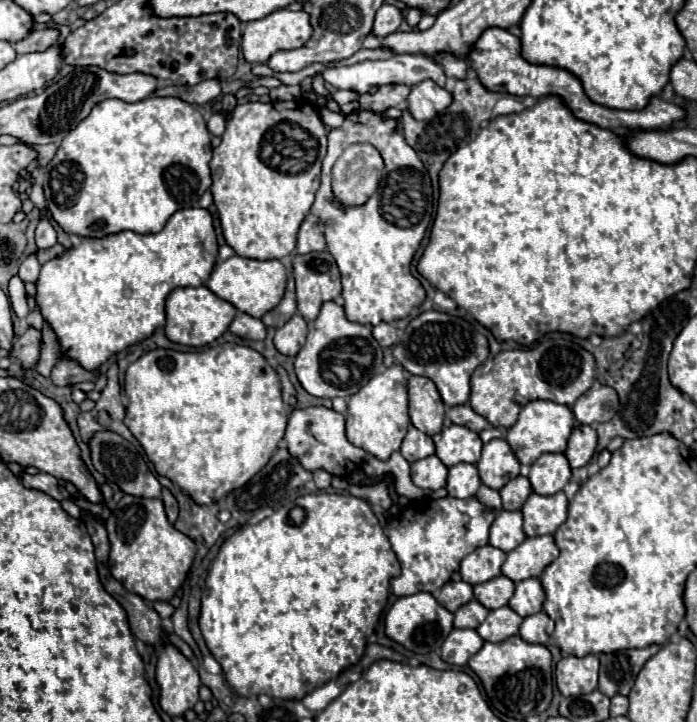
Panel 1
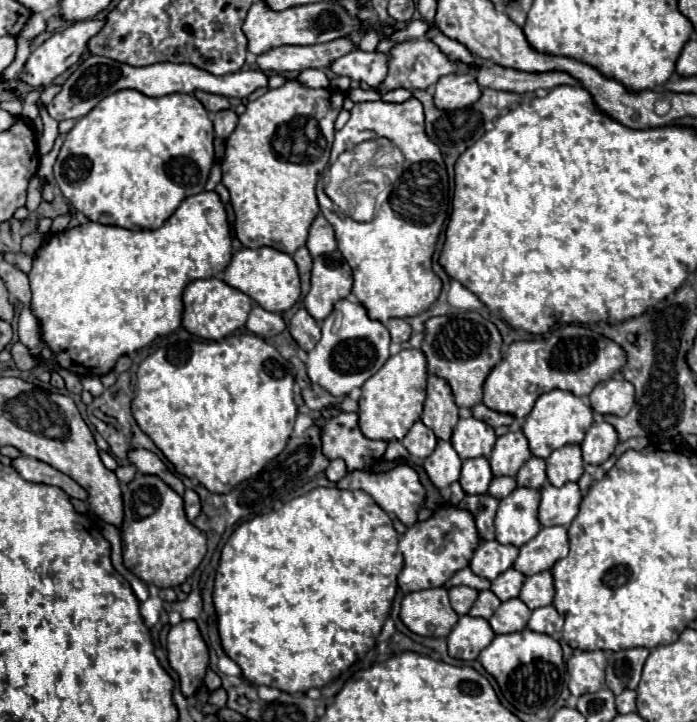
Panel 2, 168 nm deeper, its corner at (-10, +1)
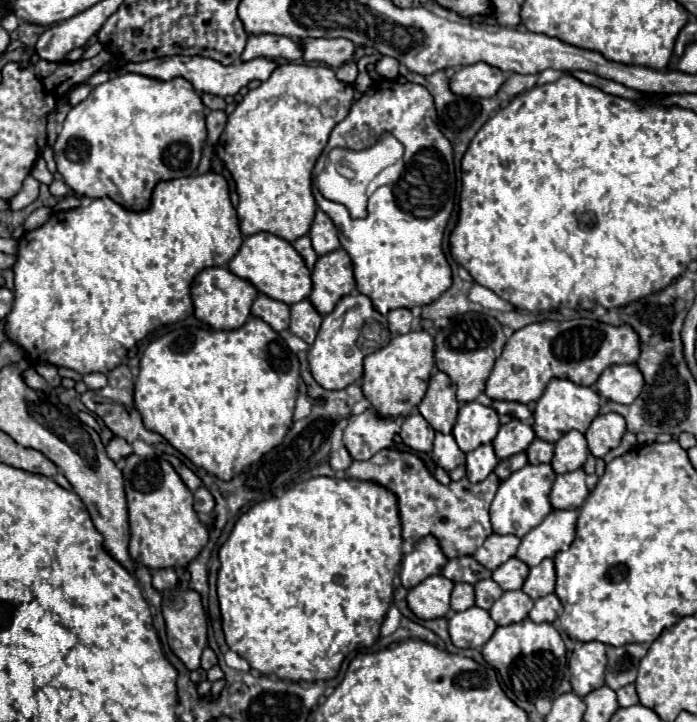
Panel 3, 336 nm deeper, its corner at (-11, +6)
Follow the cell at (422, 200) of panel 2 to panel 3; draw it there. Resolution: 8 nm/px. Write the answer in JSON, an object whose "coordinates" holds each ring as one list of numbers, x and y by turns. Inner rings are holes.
{"coordinates":[[378,80,374,82,368,92,362,94,362,98,350,108,350,114,332,130,330,140,328,140,328,150,332,148,346,148,346,150,364,150,376,144,382,132,390,132,396,140,402,142,404,146,404,174,398,178,396,184,378,188,368,202,368,216,364,220,354,220,348,214,348,208,326,200,318,190,314,190,316,204,320,210,324,210,332,222,338,228,340,234,340,246,350,254,352,264,354,264,354,278,356,278,356,288,360,294,368,296,374,304,374,308,380,314,388,314,390,310,396,308,416,308,416,306,426,306,440,298,450,284,452,284,452,272,450,266,442,254,442,236,444,228,448,224,448,218,454,210,456,204,456,186,452,178,452,146,450,142,442,136,442,132,436,126,436,110,434,110,434,100,430,92,424,86,406,82,400,84,396,80]]}

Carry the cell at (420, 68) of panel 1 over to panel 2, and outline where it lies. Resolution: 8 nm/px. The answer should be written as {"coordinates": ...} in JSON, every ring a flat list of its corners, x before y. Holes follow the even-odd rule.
{"coordinates":[[357,49,335,59,329,69,335,75,347,75,371,87,377,87,379,81,383,81,387,75,387,57,383,57,383,53,365,53]]}

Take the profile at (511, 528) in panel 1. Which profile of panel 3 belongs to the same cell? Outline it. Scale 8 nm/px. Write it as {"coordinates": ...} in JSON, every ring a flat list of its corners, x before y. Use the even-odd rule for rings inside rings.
{"coordinates":[[538,464,538,466,524,466,522,470,514,472,508,480,504,480,492,500,490,506,490,522,496,534,514,534,518,538,526,536,532,528,536,528,544,516,552,510,548,502,548,492,552,488,556,474,552,472,550,464]]}

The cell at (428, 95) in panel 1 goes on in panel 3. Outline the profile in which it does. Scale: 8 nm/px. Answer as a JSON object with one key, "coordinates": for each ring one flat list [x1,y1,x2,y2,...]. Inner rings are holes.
{"coordinates":[[484,62,464,66,462,70,454,72,450,78,450,88,456,96,470,96,470,98,490,98,498,92,500,84,506,80,504,72,492,68]]}

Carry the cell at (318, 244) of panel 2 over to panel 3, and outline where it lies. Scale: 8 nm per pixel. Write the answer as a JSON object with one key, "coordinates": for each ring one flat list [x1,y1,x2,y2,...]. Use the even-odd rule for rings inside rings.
{"coordinates":[[322,210,316,212,314,224,310,228,310,240,312,240,312,246,314,246,314,250,316,250,318,256,340,248,338,230,336,230,336,226,332,224,332,220]]}

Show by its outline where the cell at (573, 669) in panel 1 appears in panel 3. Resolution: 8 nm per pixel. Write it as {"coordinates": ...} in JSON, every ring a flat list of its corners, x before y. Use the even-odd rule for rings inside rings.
{"coordinates":[[602,642,578,644,568,662,572,690,582,698,604,684,606,646]]}

